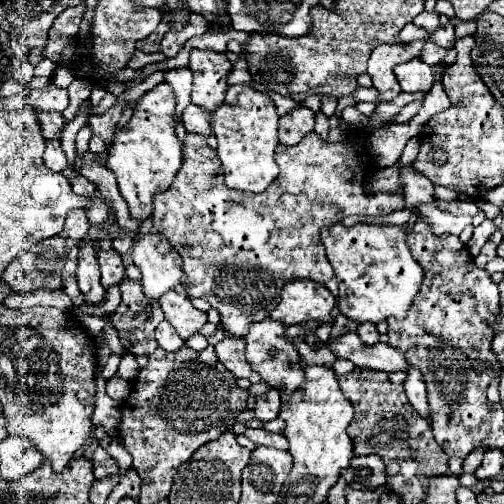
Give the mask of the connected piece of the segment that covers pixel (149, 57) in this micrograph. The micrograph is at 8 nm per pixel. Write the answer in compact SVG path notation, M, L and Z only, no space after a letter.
M136 49L128 62L128 67L137 70L154 62L162 62L165 59L166 56L160 51L153 54L146 54Z

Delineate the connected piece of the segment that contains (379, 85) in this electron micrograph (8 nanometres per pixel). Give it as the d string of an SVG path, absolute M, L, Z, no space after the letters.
M423 40L411 42L409 46L377 46L369 58L369 66L367 66L367 74L373 80L373 88L379 92L379 100L381 102L391 102L399 92L399 82L393 74L393 66L407 62L415 56L419 56L421 48L423 48Z

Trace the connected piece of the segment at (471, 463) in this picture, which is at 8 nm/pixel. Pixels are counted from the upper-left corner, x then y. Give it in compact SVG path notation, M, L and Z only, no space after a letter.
M479 448L477 452L471 452L471 454L465 458L465 462L463 462L463 472L475 472L475 470L479 468L481 460L483 460L485 450L487 450L487 448Z

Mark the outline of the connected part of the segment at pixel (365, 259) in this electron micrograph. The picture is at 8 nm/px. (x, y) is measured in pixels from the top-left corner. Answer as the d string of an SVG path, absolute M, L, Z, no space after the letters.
M337 222L335 226L323 228L319 236L339 282L337 306L343 316L373 324L389 316L405 316L423 282L423 270L407 246L405 226L355 224L347 228Z

